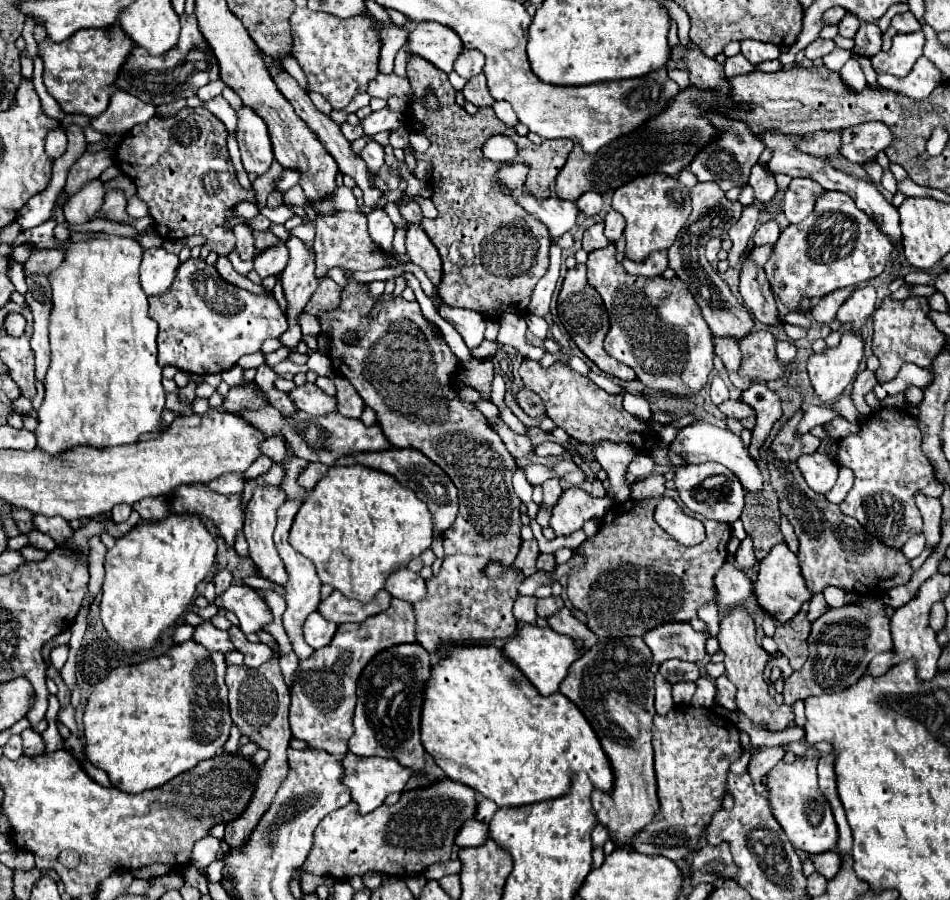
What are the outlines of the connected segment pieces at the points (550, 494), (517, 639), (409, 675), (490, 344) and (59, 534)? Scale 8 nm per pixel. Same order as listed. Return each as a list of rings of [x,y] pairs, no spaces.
[[[549,479],[541,487],[543,487],[543,505],[555,505],[559,501],[561,491],[563,491],[559,479]]]
[[[523,625],[517,635],[513,635],[505,645],[503,645],[503,657],[509,659],[519,671],[535,685],[535,689],[543,695],[549,697],[559,689],[559,683],[567,675],[569,665],[579,659],[579,647],[581,641],[573,641],[561,633],[555,633],[551,627],[537,627],[537,625]]]
[[[401,643],[379,651],[361,671],[357,679],[357,707],[353,717],[353,737],[349,739],[349,751],[355,755],[379,755],[395,757],[411,767],[411,771],[423,769],[423,745],[421,745],[421,709],[425,699],[425,685],[431,679],[431,655],[415,643]]]
[[[483,340],[481,345],[477,347],[477,351],[471,351],[475,359],[485,359],[489,355],[495,355],[497,351],[501,351],[501,345],[497,345],[497,341]]]
[[[33,515],[33,525],[37,531],[47,533],[55,539],[55,543],[63,543],[69,535],[71,535],[71,527],[65,519],[57,517],[57,519],[49,519],[45,515]]]

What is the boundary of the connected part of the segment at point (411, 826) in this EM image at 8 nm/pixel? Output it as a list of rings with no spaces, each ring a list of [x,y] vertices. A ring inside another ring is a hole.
[[[449,777],[427,787],[403,791],[395,805],[381,805],[367,815],[361,815],[351,801],[321,821],[321,827],[315,831],[313,849],[303,867],[307,873],[331,875],[335,879],[349,879],[371,869],[387,877],[415,877],[431,863],[449,861],[459,829],[467,819],[473,819],[475,813],[477,793]]]

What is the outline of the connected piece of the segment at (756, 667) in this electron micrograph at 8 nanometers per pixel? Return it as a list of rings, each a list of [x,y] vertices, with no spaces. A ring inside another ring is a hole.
[[[735,607],[733,611],[729,611],[729,615],[725,615],[721,619],[721,629],[719,629],[719,647],[725,651],[725,669],[727,669],[727,677],[729,681],[737,687],[737,709],[749,717],[757,727],[775,733],[775,731],[783,731],[791,725],[795,725],[795,713],[791,705],[785,703],[777,703],[771,695],[769,695],[769,685],[763,679],[763,671],[771,661],[771,655],[755,641],[755,623],[751,619],[751,615],[745,609]]]

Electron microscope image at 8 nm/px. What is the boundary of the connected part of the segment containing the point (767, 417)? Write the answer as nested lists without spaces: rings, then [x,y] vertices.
[[[751,383],[749,389],[745,389],[739,397],[743,403],[749,403],[757,411],[757,423],[755,423],[755,435],[749,447],[749,453],[753,459],[757,459],[757,449],[761,447],[763,439],[769,435],[773,423],[781,417],[781,397],[769,389],[765,383]]]

